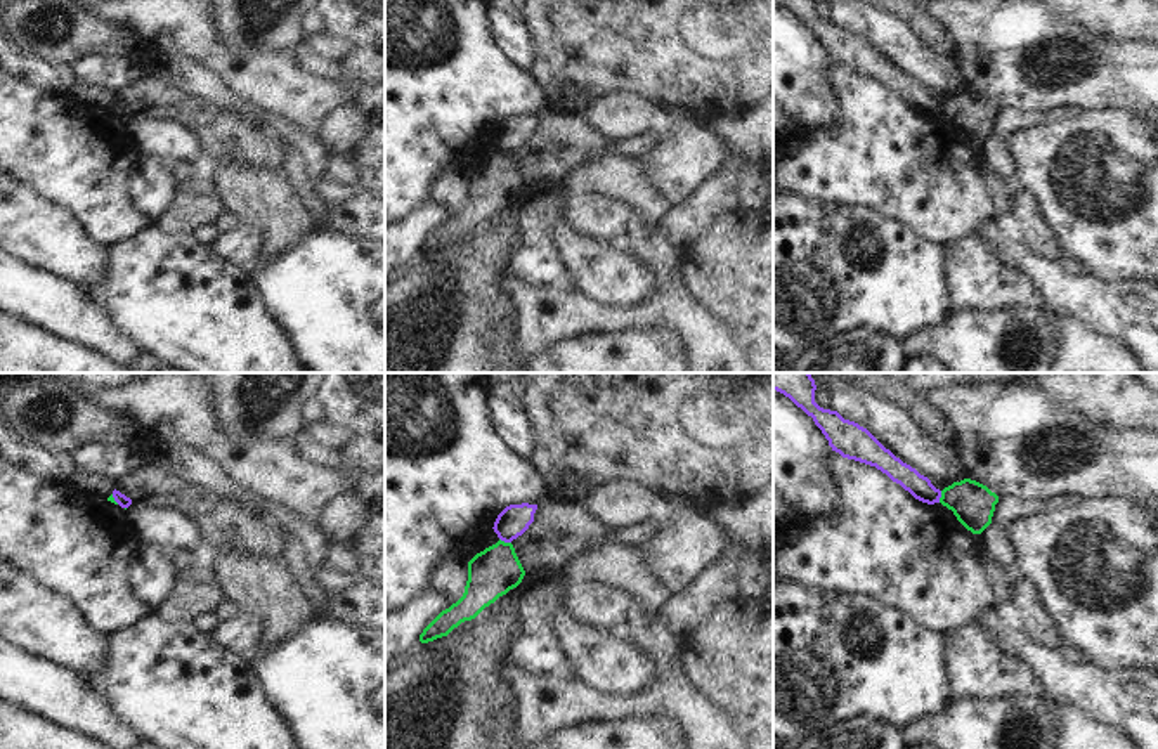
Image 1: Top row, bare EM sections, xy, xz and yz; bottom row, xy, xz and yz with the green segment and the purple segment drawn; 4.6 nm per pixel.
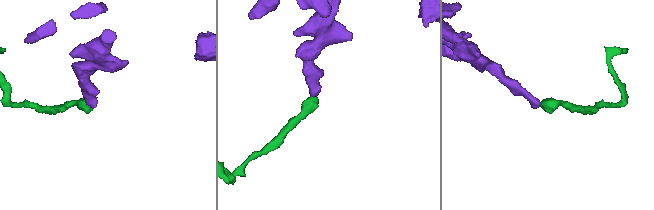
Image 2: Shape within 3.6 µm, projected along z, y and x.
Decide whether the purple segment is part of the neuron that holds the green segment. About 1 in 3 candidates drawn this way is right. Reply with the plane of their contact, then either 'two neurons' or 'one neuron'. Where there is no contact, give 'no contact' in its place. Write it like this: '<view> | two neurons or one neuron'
xz | two neurons

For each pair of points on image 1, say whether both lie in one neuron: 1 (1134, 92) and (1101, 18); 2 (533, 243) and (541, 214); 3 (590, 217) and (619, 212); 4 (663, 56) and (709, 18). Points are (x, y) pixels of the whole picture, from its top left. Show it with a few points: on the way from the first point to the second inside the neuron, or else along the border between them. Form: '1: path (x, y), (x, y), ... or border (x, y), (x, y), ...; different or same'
1: border (1072, 23), (1091, 33), (1139, 42); different
2: path (534, 236), (536, 221); same
3: path (597, 217), (612, 217); same
4: border (678, 18), (680, 39), (697, 54), (716, 61); different

